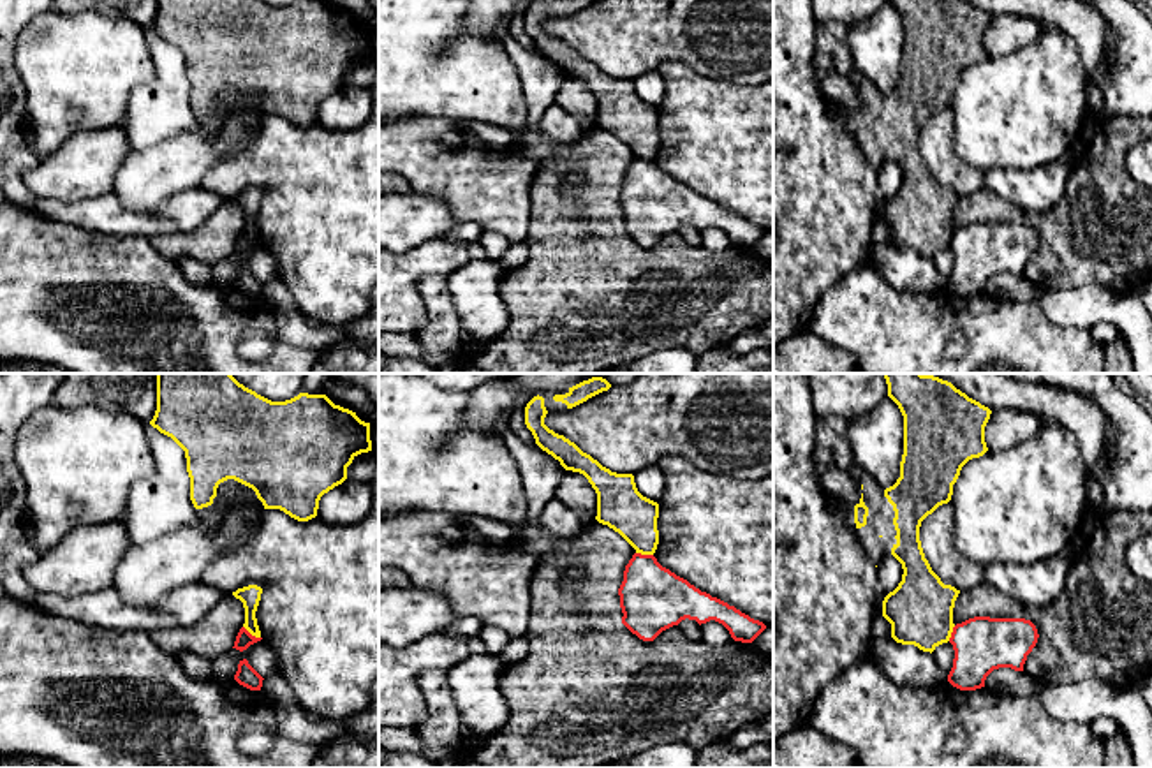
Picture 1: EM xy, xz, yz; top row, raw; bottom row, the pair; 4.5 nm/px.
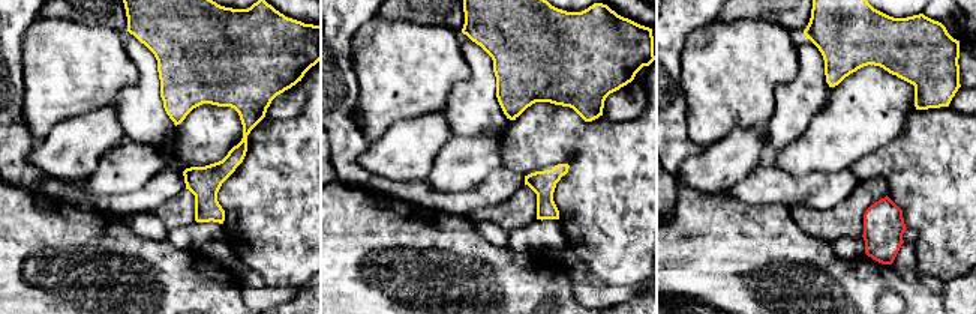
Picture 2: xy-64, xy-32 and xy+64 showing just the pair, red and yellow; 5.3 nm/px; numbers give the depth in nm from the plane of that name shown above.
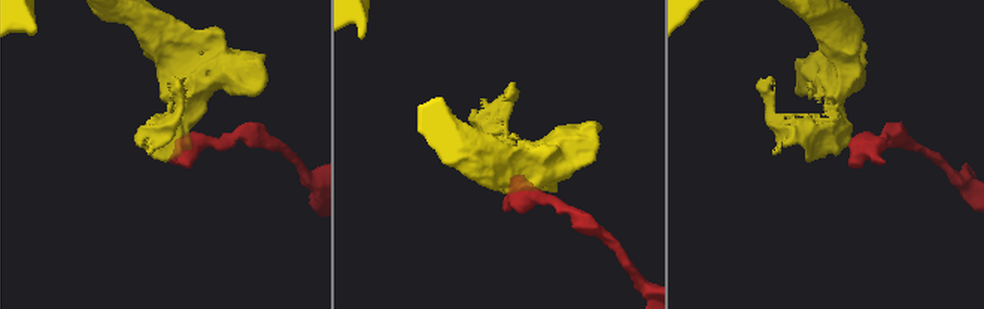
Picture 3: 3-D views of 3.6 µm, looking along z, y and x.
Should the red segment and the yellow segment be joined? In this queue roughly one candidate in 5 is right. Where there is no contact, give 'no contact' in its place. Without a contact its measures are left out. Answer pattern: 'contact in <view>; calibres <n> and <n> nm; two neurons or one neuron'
contact in xy; calibres 80 and 90 nm; two neurons

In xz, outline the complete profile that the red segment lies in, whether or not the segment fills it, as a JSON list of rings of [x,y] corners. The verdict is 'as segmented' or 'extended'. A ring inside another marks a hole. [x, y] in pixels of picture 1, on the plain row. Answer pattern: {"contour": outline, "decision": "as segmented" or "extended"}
{"contour": [[[632,160],[618,201],[622,229],[643,247],[654,247],[662,236],[685,224],[699,231],[715,225],[742,248],[752,248],[766,234],[763,227],[662,173],[654,160]]], "decision": "as segmented"}

